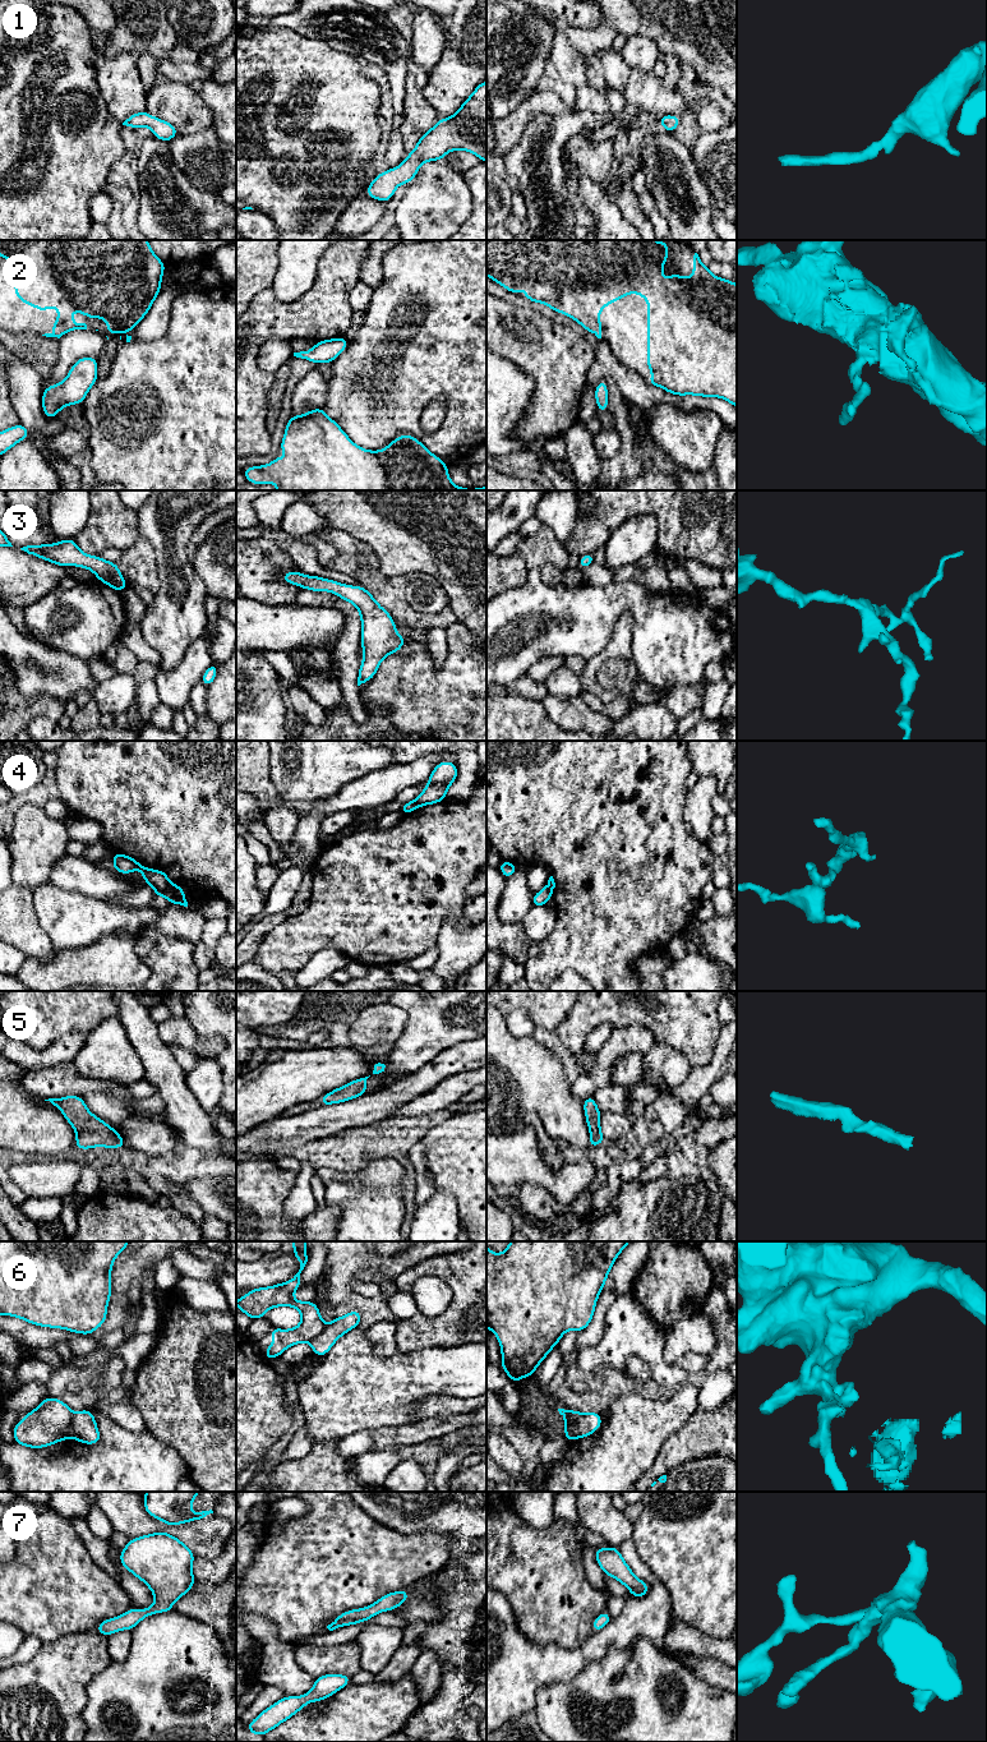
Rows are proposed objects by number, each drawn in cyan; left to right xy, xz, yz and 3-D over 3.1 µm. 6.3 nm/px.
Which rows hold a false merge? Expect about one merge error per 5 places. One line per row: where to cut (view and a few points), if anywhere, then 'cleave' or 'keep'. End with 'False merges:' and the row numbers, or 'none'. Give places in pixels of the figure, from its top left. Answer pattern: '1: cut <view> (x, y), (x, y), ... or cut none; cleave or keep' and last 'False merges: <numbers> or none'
1: cut none; keep
2: cut none; keep
3: cut none; keep
4: cut xy (171, 884), (164, 895); cleave
5: cut none; keep
6: cut yz (581, 1414), (576, 1422), (575, 1437); cleave
7: cut none; keep
False merges: 4, 6

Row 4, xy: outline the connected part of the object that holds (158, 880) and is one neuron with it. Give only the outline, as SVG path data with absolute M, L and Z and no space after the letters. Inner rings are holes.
M114 853L112 867L123 875L128 875L134 870L138 870L139 872L142 871L143 881L154 889L156 897L158 898L165 897L169 886L171 885L166 871L148 868L140 865L133 857L125 854Z

